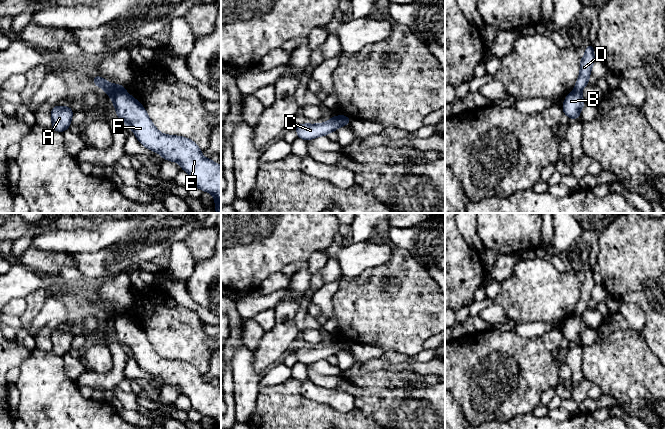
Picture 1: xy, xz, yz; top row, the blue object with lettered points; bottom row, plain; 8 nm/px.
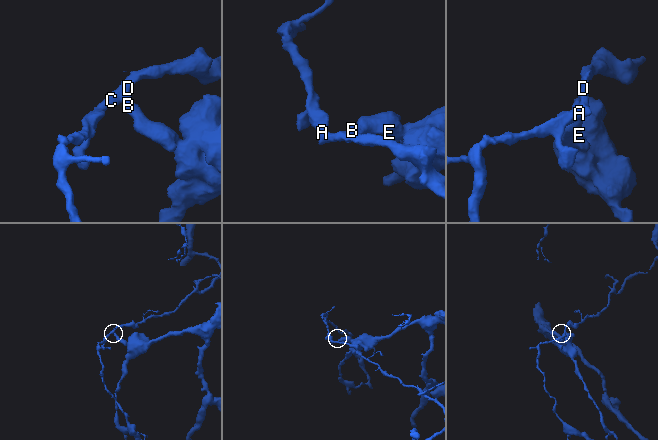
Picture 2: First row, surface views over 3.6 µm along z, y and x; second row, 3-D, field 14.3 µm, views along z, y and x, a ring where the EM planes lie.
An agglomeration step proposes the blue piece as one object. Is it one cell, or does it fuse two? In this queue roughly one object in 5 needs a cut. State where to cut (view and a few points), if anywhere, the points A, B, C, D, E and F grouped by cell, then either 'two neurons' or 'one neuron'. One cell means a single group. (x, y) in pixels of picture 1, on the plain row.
cut xy (124, 314), (120, 314), (110, 320); groups A C D / B E F; two neurons

